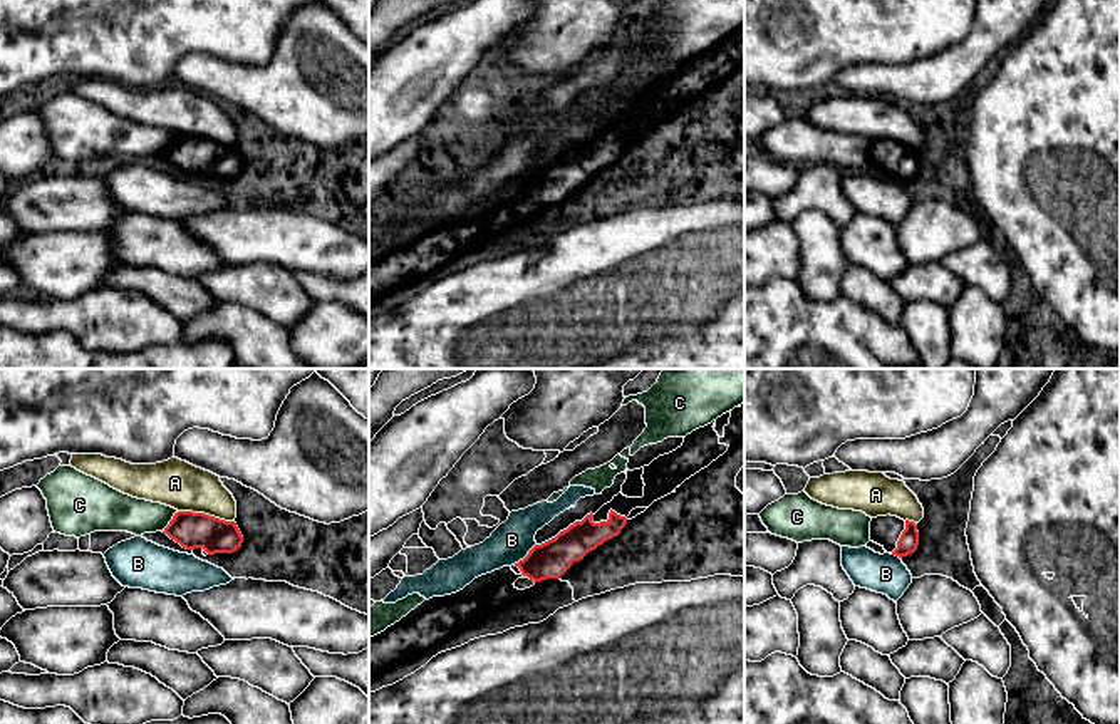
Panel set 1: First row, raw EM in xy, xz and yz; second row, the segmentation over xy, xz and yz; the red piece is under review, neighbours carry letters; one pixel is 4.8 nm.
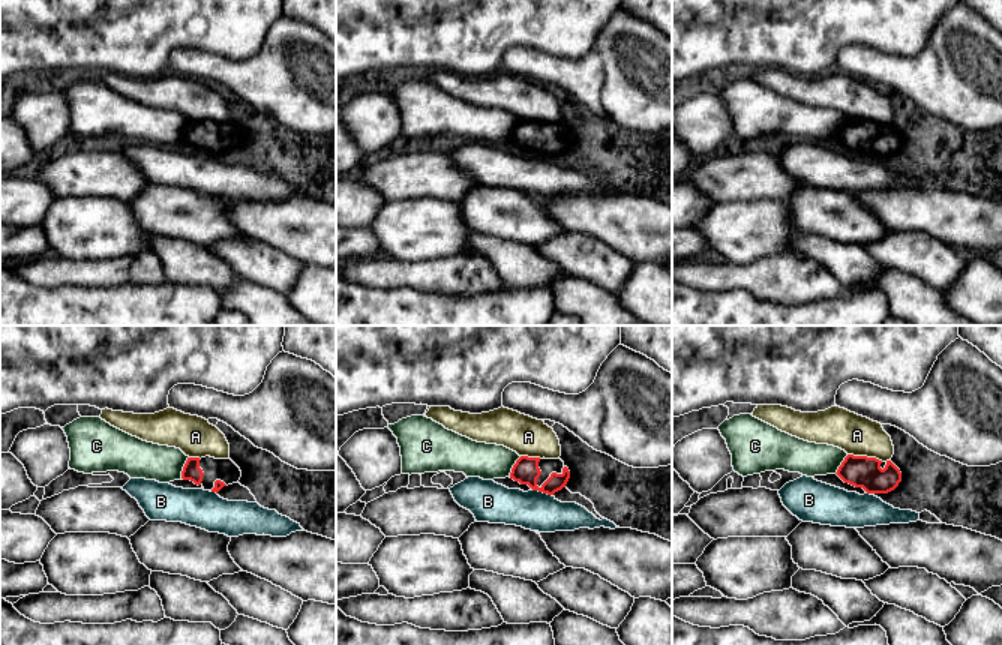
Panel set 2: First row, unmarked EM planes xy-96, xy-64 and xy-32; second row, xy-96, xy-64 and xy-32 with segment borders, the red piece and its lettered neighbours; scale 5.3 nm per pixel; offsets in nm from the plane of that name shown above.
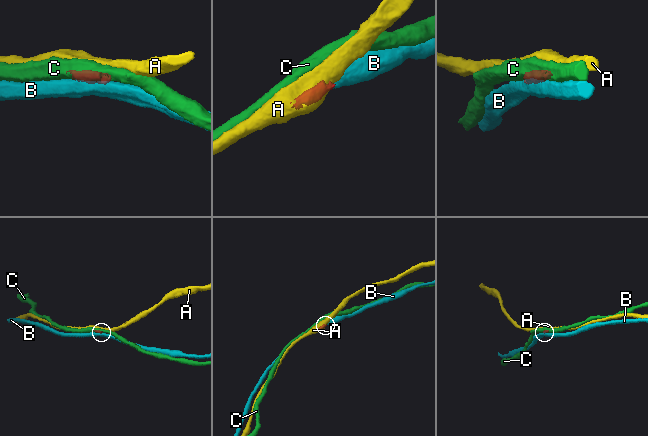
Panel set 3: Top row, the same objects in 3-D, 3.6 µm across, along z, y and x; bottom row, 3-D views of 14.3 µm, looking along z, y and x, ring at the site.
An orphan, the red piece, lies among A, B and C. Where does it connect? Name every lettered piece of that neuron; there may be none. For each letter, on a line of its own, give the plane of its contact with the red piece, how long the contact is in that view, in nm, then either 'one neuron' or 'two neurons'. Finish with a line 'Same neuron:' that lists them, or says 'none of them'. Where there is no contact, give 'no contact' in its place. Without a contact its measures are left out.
A: xy | 280 nm | two neurons
B: xz | 150 nm | two neurons
C: xy | 130 nm | two neurons
Same neuron: none of them

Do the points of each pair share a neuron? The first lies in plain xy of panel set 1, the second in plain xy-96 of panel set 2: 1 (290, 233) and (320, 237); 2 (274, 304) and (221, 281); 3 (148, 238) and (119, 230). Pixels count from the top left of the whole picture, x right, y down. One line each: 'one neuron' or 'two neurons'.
1: one neuron
2: two neurons
3: two neurons

